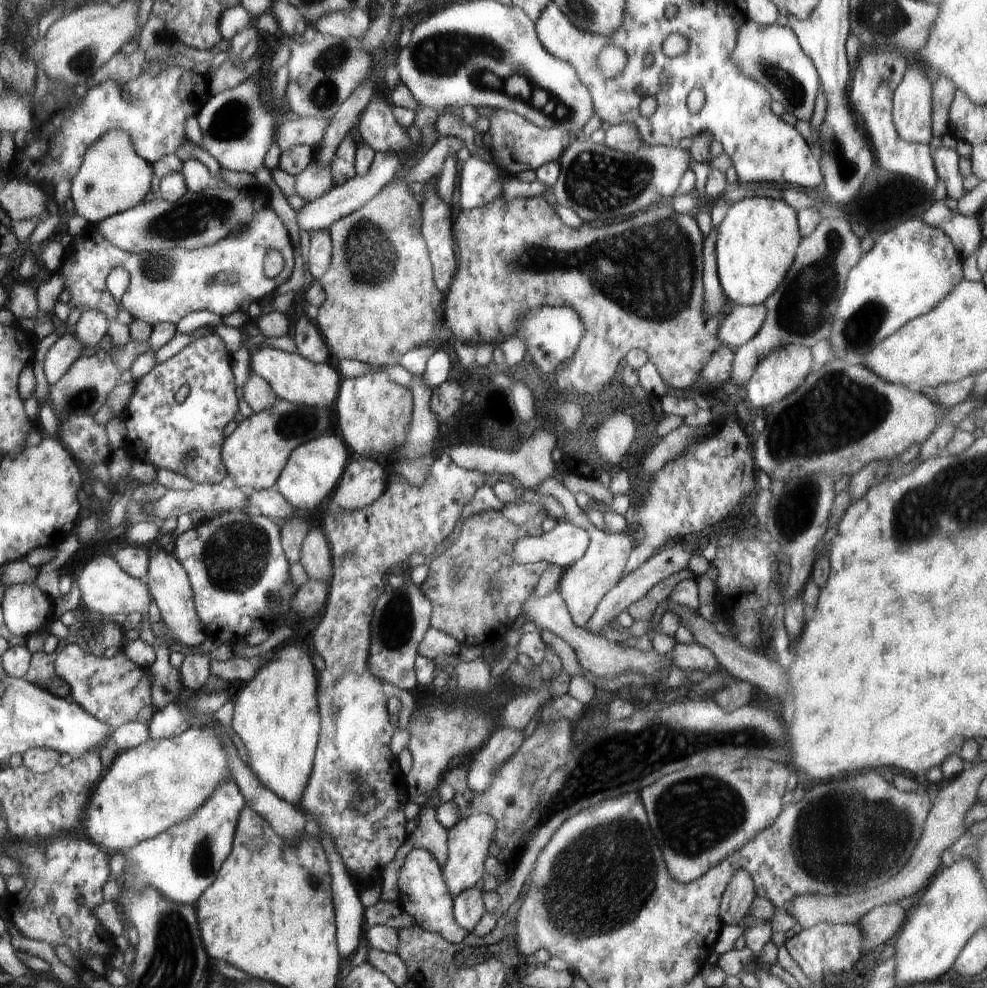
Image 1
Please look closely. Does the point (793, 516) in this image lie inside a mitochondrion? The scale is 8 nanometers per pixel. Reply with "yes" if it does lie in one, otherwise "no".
yes

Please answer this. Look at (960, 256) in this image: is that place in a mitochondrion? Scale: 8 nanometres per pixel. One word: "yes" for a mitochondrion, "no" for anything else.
no

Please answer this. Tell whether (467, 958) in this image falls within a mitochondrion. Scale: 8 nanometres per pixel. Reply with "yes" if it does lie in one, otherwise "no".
yes

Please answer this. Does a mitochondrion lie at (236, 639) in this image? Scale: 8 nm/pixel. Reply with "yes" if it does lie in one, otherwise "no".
no

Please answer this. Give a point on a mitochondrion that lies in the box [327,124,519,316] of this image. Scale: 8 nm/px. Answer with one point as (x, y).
(370, 258)

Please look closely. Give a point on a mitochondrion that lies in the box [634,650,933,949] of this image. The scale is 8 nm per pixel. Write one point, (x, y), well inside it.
(832, 843)

